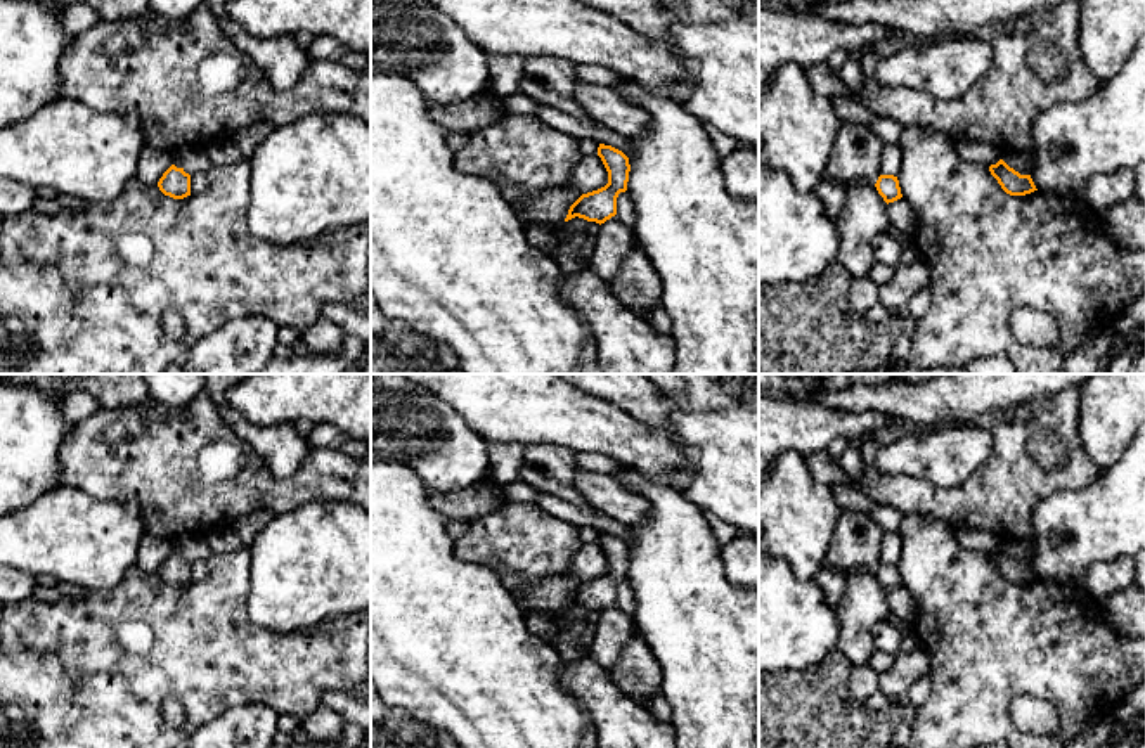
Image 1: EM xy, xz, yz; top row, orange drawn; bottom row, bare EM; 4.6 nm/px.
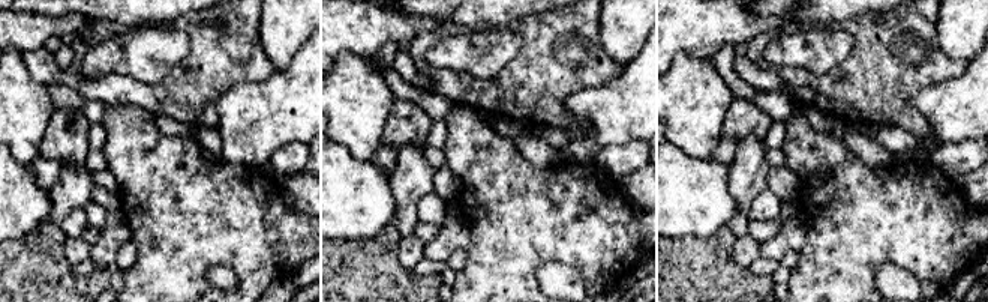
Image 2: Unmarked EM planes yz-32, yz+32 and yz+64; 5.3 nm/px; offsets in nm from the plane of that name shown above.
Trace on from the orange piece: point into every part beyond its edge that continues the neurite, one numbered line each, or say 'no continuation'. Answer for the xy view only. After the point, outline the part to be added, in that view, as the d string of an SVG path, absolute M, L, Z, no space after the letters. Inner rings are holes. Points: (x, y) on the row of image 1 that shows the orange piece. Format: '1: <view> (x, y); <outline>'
no continuation

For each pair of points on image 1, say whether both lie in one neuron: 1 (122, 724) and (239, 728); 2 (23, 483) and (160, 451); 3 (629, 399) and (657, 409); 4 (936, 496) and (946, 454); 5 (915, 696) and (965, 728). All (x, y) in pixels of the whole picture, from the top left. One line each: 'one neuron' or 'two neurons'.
1: two neurons
2: two neurons
3: one neuron
4: two neurons
5: two neurons

